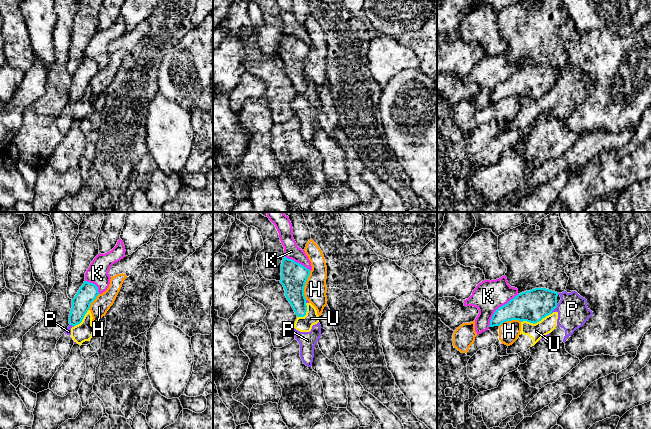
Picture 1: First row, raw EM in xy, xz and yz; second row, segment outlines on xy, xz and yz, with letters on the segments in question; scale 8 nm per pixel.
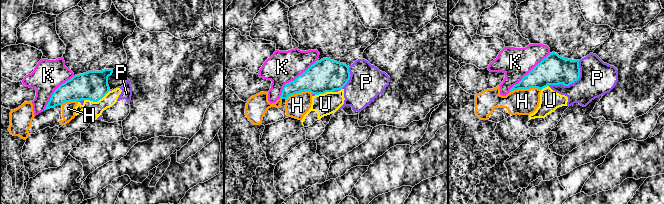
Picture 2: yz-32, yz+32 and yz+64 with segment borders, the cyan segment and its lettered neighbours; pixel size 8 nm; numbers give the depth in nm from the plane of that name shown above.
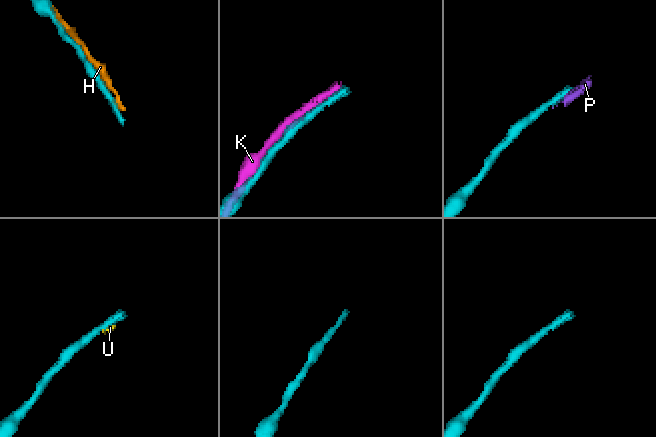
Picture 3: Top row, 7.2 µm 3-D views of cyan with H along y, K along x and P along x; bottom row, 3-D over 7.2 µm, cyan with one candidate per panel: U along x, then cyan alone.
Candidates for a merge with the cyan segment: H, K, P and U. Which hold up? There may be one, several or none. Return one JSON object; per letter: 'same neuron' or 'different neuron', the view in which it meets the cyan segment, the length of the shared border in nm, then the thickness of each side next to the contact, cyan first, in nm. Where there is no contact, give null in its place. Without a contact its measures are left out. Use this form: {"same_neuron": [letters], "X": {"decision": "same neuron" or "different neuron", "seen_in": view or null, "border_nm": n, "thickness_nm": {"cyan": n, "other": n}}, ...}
{"same_neuron": [], "H": {"decision": "different neuron", "seen_in": "xz", "border_nm": 240, "thickness_nm": {"cyan": 200, "other": 180}}, "K": {"decision": "different neuron", "seen_in": "yz", "border_nm": 360, "thickness_nm": {"cyan": 240, "other": 240}}, "P": {"decision": "different neuron", "seen_in": "yz", "border_nm": 100, "thickness_nm": {"cyan": 260, "other": 240}}, "U": {"decision": "different neuron", "seen_in": "yz", "border_nm": 260, "thickness_nm": {"cyan": 260, "other": 130}}}

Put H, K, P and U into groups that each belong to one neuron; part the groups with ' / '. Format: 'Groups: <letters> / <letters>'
Groups: H / K / P U

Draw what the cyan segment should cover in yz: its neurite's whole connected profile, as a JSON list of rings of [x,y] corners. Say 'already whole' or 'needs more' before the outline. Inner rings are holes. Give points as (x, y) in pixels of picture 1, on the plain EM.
already whole; [[[546,64],[522,68],[494,88],[489,103],[500,102],[512,96],[535,100],[557,83],[557,72],[557,68]]]

